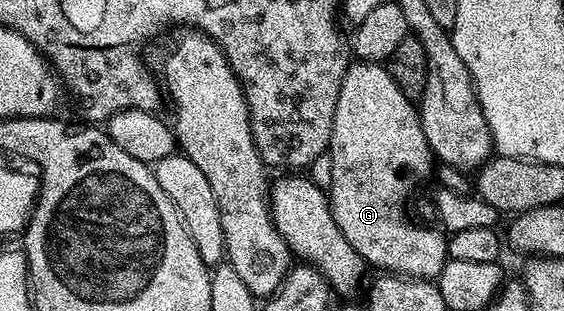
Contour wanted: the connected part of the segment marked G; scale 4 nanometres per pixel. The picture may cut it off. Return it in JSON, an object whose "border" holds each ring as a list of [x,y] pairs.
{"border":[[[362,60],[349,64],[342,79],[342,91],[338,91],[338,107],[334,111],[332,138],[326,153],[333,159],[333,185],[326,191],[328,206],[332,209],[334,223],[338,223],[356,254],[369,266],[377,265],[380,271],[402,277],[439,278],[444,262],[449,260],[449,238],[436,229],[411,225],[404,218],[408,189],[434,173],[434,154],[426,143],[417,106],[402,95],[398,83],[394,83],[383,64]]]}

